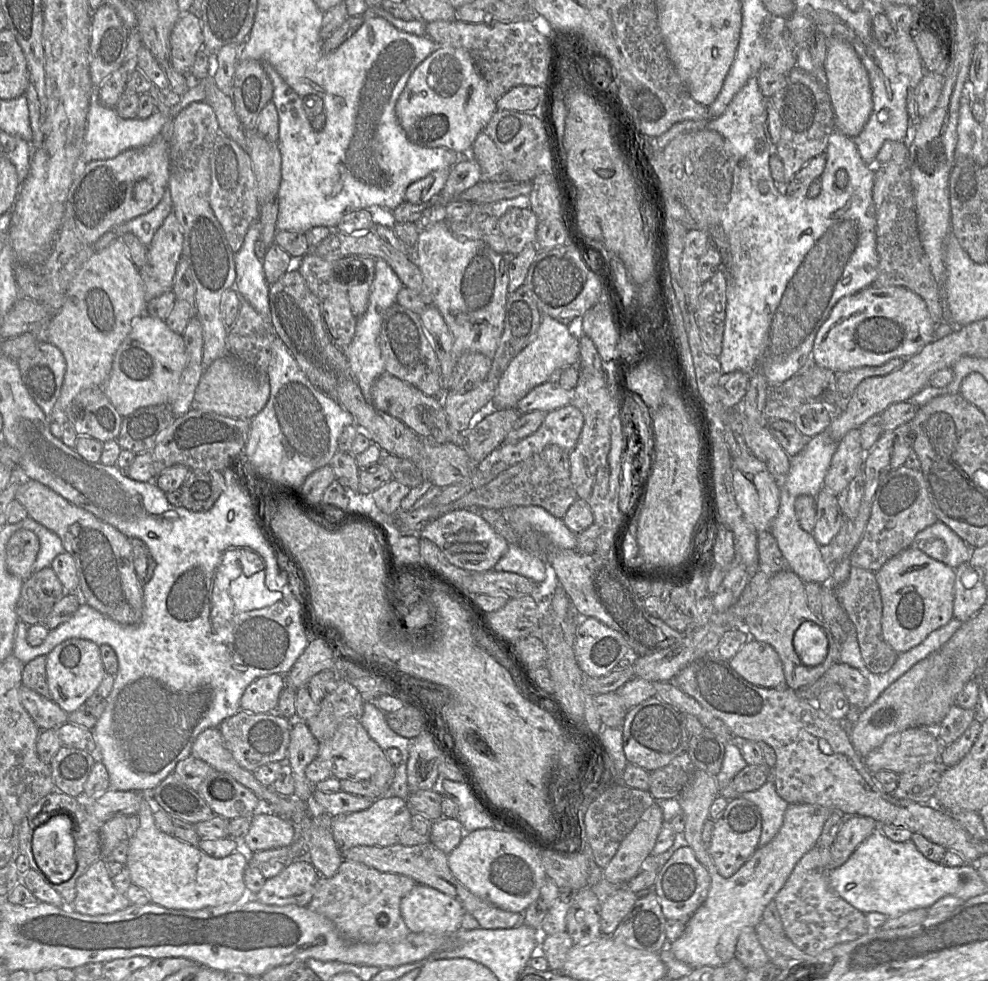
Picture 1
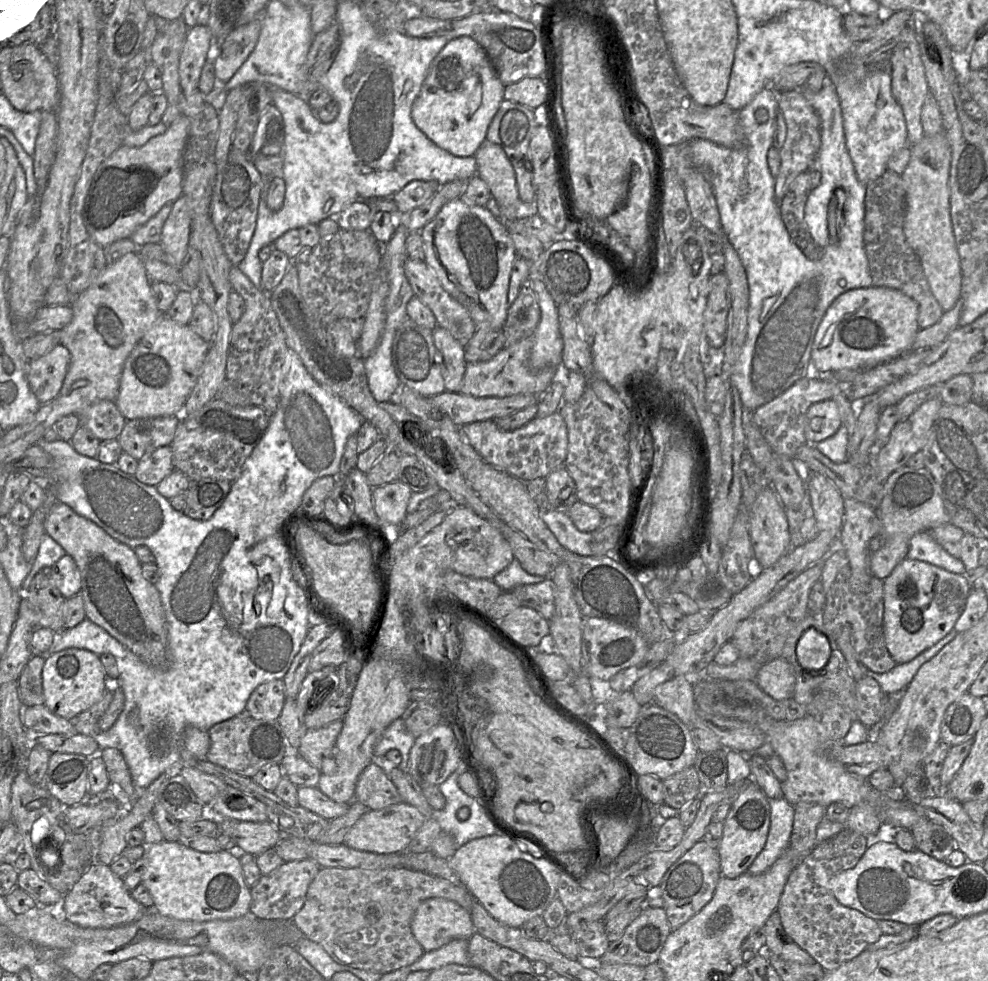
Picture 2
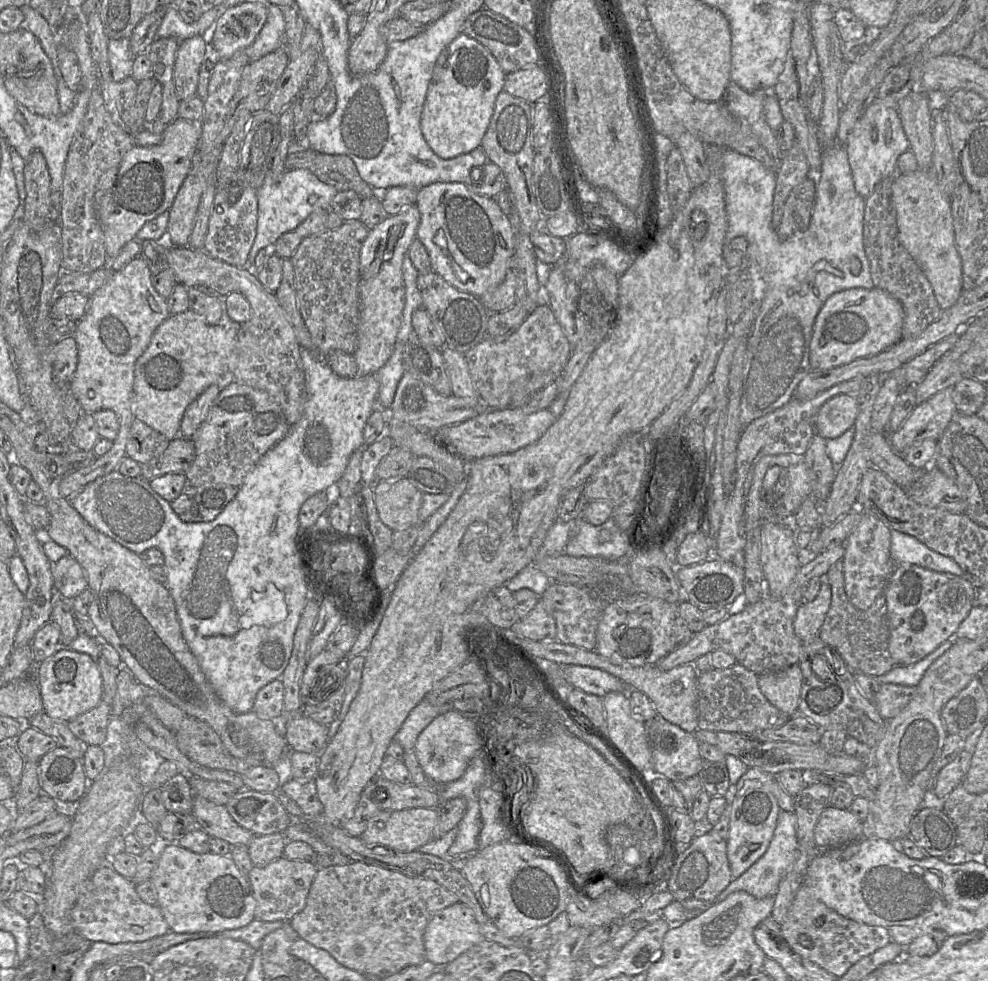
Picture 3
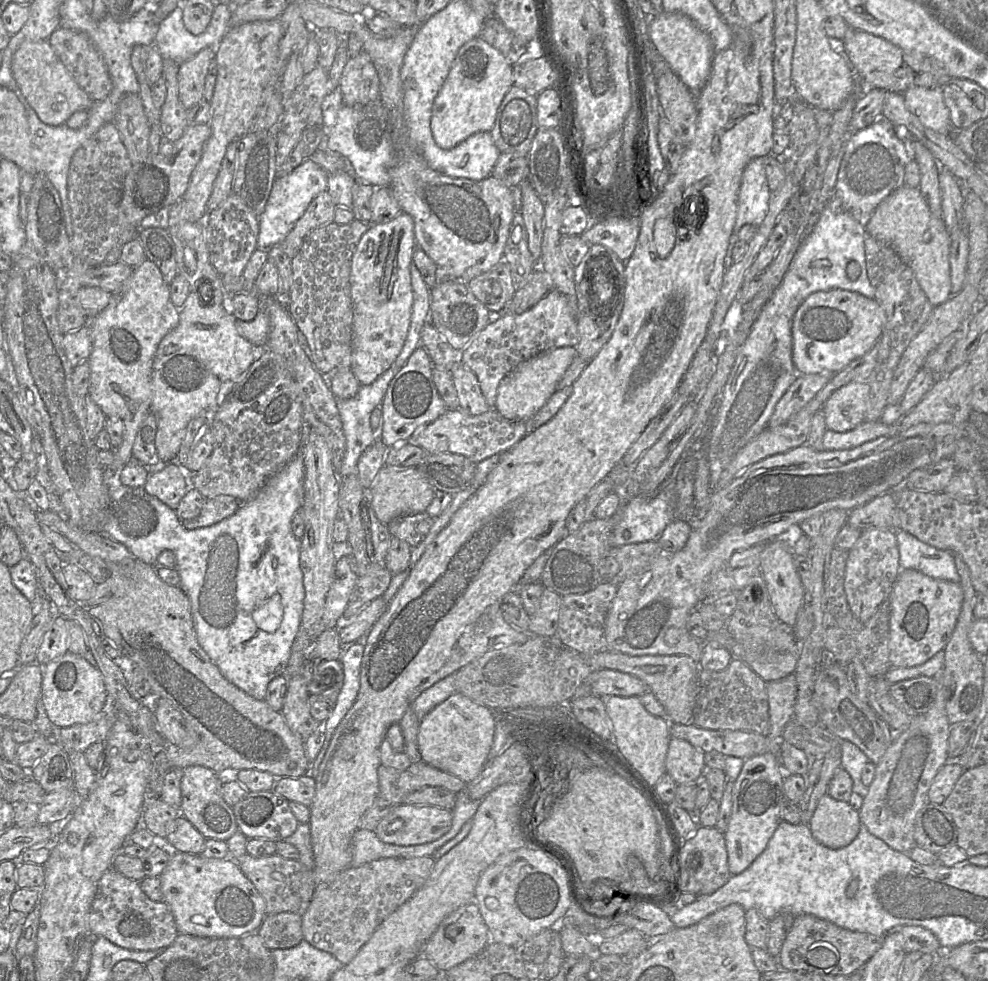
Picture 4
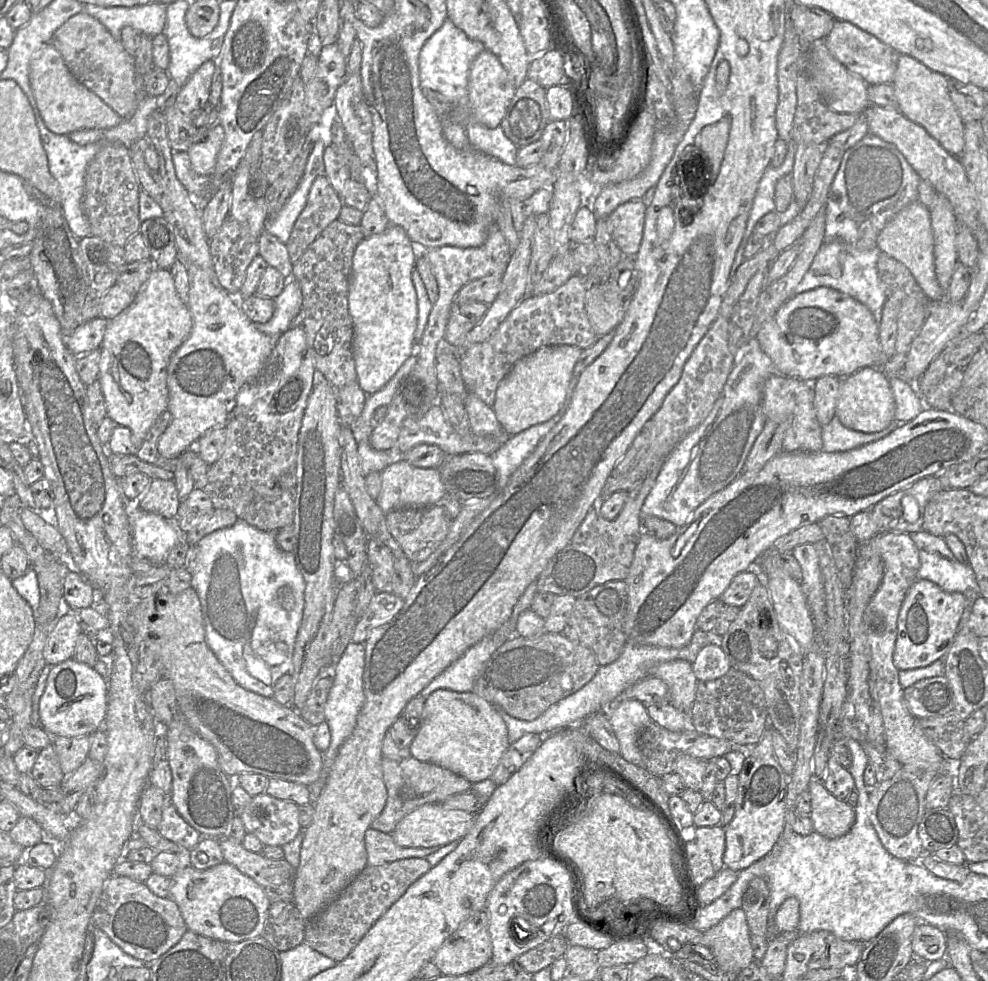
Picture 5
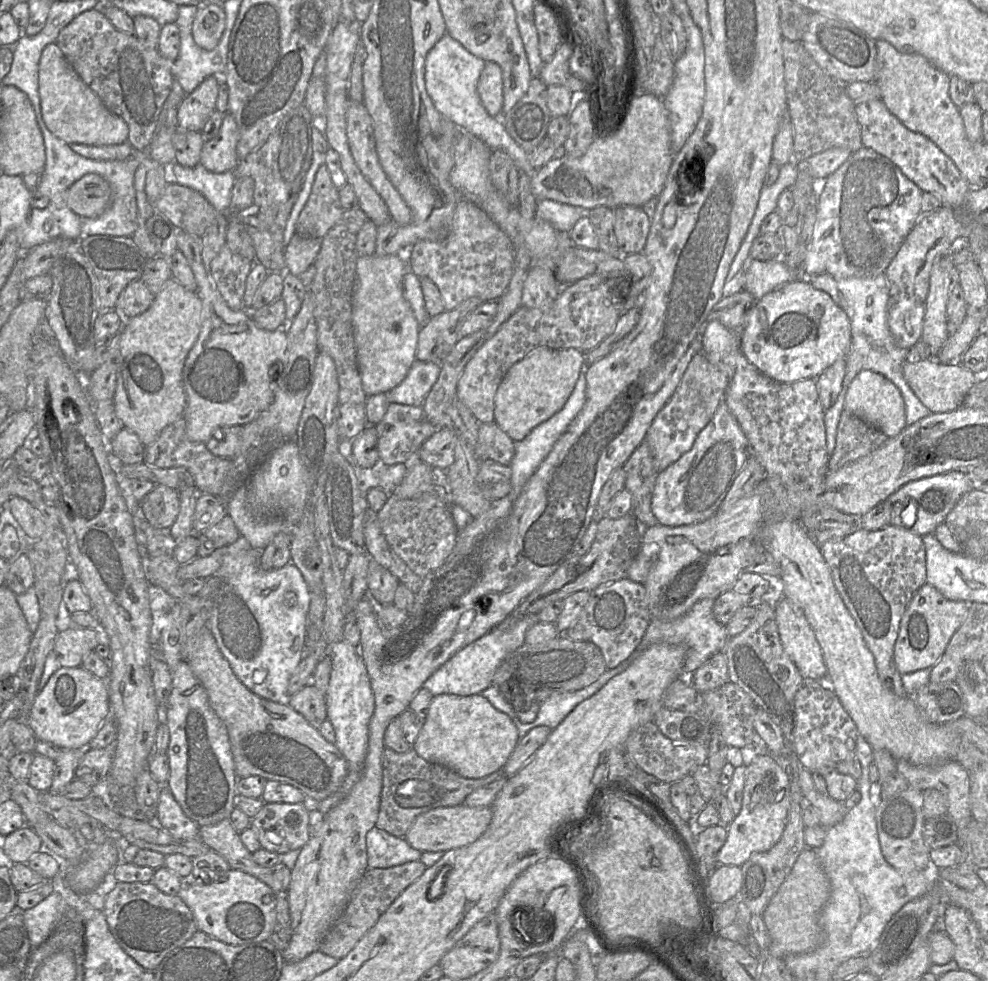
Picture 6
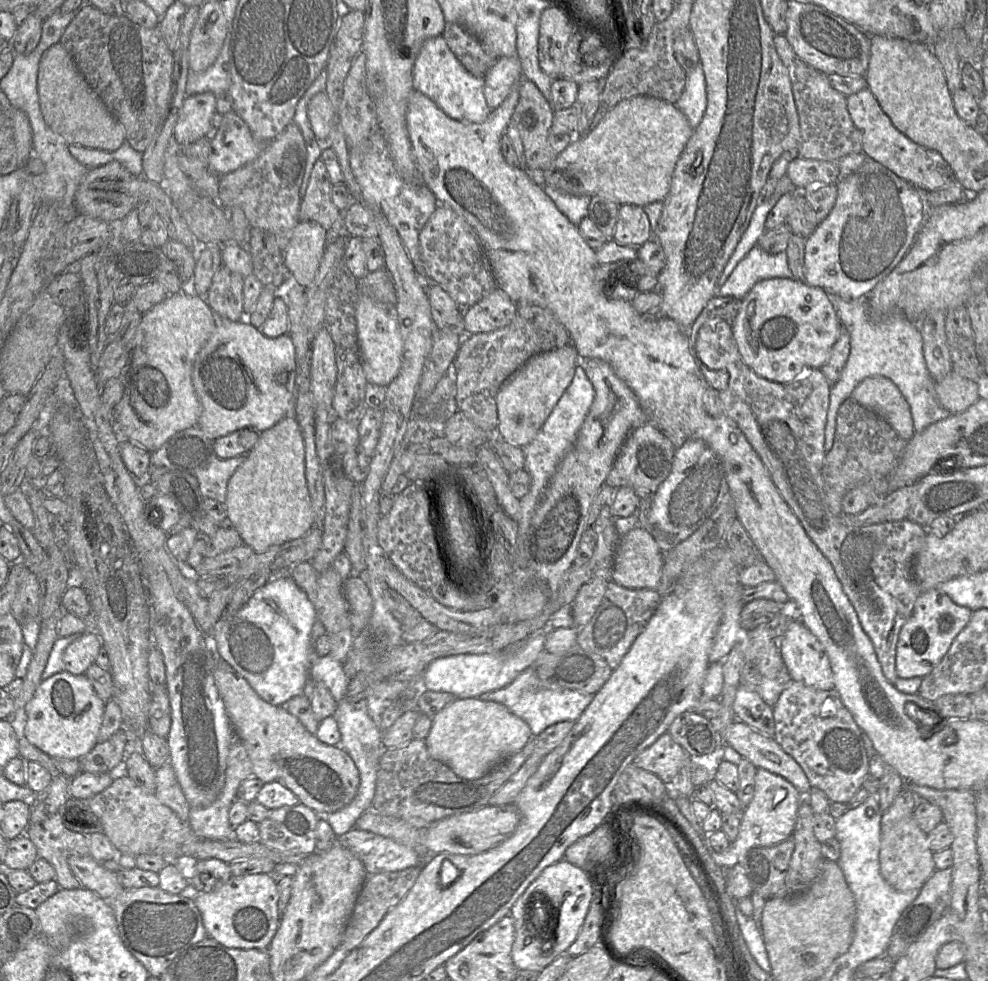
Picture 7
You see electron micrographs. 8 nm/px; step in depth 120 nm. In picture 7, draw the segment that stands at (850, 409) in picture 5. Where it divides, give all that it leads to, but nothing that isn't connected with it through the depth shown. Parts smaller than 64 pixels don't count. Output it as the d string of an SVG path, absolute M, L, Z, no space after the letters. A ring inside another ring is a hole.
M865 378L853 390L851 397L857 403L880 414L905 440L914 434L910 407L898 387L888 378Z

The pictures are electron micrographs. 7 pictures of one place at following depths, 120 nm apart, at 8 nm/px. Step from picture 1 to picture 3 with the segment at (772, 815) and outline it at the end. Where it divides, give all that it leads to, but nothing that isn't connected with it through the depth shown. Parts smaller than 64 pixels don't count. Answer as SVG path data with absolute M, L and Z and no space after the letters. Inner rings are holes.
M780 810L773 836L766 851L739 877L732 878L728 886L715 897L710 906L724 900L736 891L745 891L758 899L775 897L780 881L791 869L797 857L796 824L797 818L794 812Z

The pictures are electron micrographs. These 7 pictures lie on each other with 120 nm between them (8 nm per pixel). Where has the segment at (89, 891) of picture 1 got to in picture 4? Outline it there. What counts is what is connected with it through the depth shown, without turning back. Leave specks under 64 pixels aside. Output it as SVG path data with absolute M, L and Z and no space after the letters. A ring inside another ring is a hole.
M110 868L101 877L96 895L88 914L88 933L94 937L103 936L113 944L130 950L166 949L177 937L178 930L174 917L164 901L152 901L142 891L140 882L123 876Z

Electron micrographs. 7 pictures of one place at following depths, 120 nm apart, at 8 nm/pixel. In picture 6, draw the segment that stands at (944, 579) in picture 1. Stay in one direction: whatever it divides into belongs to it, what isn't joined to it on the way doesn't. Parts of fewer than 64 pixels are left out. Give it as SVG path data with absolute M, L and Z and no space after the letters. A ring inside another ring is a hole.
M925 583L913 596L904 612L894 646L894 661L901 675L932 668L941 658L956 630L965 621L969 604L945 598L934 586Z

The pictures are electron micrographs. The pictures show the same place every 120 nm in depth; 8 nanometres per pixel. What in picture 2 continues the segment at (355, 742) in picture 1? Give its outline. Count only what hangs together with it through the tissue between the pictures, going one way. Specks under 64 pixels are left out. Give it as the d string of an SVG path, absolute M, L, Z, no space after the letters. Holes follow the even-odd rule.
M336 720L318 729L308 729L298 749L292 751L297 751L321 774L333 774L337 770L333 748L342 727L343 720Z

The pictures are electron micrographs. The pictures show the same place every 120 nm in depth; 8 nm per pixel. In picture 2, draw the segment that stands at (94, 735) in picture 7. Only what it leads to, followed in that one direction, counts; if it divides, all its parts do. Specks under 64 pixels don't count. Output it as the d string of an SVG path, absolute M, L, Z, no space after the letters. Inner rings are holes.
M68 648L45 659L42 687L44 705L53 714L71 720L102 699L108 689L108 677L97 654L85 649Z

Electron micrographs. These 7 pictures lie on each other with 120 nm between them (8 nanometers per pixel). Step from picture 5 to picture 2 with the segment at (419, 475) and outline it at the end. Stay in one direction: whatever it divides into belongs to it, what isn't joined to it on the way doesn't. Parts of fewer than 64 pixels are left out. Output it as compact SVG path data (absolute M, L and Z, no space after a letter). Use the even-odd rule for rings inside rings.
M397 480L373 488L374 510L382 524L400 525L407 516L411 489Z

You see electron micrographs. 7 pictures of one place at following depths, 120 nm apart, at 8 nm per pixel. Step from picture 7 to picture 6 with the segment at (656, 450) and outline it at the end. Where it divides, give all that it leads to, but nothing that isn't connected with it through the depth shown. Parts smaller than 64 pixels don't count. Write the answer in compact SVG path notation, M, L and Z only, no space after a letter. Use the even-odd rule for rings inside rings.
M644 440L623 464L625 488L632 495L632 514L646 527L658 524L651 510L652 496L659 471L648 443Z

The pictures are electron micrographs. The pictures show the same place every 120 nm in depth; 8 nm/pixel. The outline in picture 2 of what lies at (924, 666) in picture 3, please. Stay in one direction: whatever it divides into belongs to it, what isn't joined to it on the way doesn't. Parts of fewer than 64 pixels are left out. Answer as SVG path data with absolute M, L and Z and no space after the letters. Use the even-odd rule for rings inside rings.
M953 628L945 637L919 654L913 660L902 664L896 664L895 667L886 673L874 673L868 669L867 676L875 679L886 695L898 696L907 688L919 668L933 658L946 644L951 642L956 635L957 632Z

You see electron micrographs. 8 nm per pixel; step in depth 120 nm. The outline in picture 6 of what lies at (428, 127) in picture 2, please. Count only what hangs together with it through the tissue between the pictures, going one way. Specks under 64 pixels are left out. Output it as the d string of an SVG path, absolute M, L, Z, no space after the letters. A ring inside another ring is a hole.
M486 62L477 84L477 91L486 111L493 117L501 117L503 107L503 79L501 67Z

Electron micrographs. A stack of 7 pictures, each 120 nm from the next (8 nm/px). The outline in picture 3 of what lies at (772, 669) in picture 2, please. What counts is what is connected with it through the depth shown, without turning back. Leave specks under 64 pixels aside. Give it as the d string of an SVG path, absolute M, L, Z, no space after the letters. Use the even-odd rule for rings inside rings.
M798 664L758 675L758 685L766 699L789 717L798 713L802 672Z

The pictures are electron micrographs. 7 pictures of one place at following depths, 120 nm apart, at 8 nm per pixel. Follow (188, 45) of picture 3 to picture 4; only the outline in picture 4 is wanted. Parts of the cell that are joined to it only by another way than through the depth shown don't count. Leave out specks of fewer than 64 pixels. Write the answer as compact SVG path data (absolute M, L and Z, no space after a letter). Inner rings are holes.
M204 48L195 56L179 65L178 96L185 109L204 99L205 78L215 53L210 48Z

